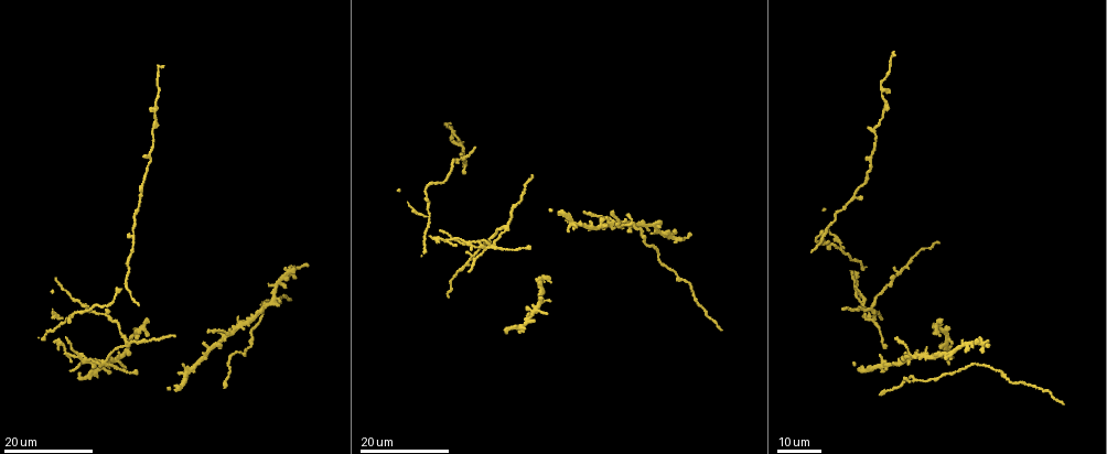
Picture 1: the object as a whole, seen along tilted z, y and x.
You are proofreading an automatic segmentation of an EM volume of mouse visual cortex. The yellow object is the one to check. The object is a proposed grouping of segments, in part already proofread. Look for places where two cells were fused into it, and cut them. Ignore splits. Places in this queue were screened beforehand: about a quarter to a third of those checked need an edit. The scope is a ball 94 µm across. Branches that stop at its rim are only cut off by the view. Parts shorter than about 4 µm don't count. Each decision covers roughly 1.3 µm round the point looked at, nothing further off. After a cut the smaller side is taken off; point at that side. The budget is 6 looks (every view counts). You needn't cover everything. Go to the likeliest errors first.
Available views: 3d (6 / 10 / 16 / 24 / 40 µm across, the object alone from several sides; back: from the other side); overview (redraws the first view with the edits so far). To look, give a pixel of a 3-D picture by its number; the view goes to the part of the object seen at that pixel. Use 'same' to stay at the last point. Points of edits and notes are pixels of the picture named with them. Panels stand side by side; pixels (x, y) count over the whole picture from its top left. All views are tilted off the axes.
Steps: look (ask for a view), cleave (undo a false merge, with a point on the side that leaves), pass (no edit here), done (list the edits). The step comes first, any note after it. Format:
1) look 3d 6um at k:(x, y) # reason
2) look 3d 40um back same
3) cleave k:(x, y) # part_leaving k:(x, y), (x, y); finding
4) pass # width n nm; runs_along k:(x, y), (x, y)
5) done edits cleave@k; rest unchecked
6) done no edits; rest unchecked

look 3d 16um at 1:(913, 357) # a fork

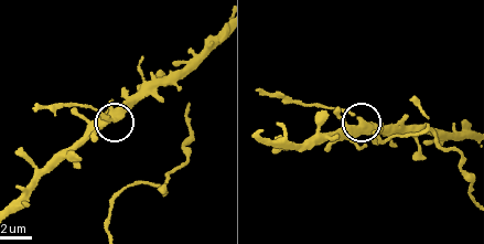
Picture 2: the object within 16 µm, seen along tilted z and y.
look 3d 10um at 2:(114, 120)

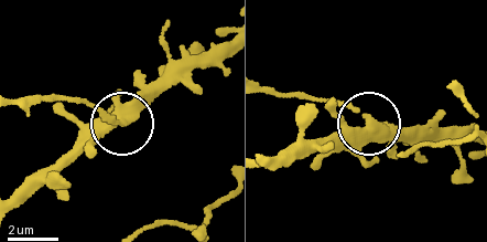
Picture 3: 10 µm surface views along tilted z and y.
cleave 3:(99, 112) # part_leaving 3:(120, 119), (78, 102), (18, 101); a second cell is stuck on

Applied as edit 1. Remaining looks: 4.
look overview

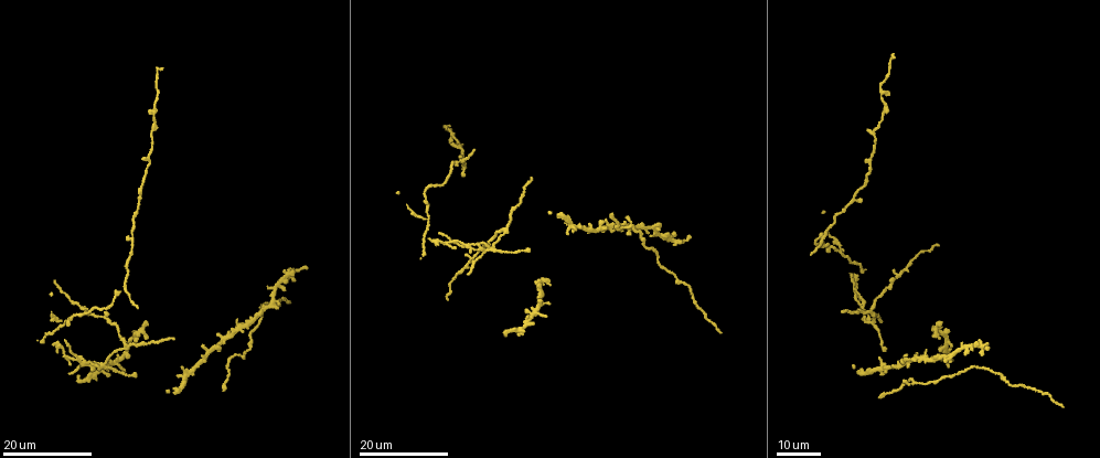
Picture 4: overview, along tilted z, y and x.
look 3d 24um at 4:(505, 228)

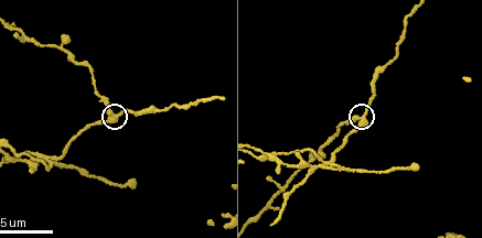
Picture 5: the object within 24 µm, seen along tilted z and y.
look 3d 10um at 5:(116, 113)

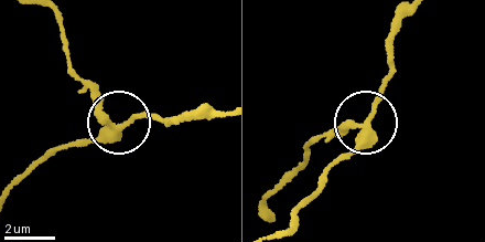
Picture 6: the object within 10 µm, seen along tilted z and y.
look 3d 6um at 6:(117, 126)

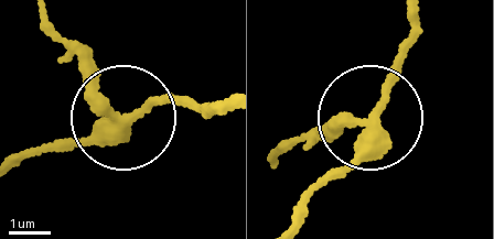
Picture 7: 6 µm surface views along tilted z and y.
cleave 7:(78, 68) # side_arm 15 um; arms 3; two cells meet here

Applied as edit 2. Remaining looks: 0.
done edits cleave@3, cleave@7; rest unchecked

